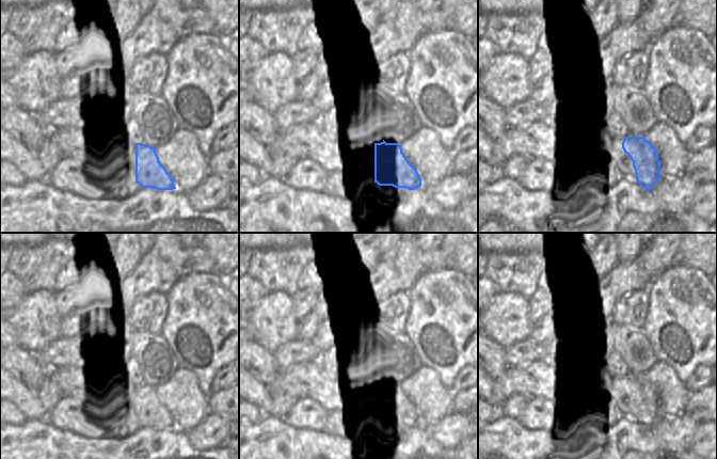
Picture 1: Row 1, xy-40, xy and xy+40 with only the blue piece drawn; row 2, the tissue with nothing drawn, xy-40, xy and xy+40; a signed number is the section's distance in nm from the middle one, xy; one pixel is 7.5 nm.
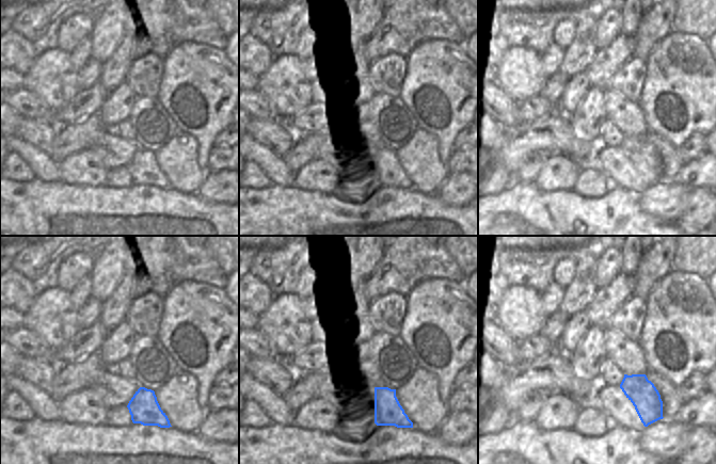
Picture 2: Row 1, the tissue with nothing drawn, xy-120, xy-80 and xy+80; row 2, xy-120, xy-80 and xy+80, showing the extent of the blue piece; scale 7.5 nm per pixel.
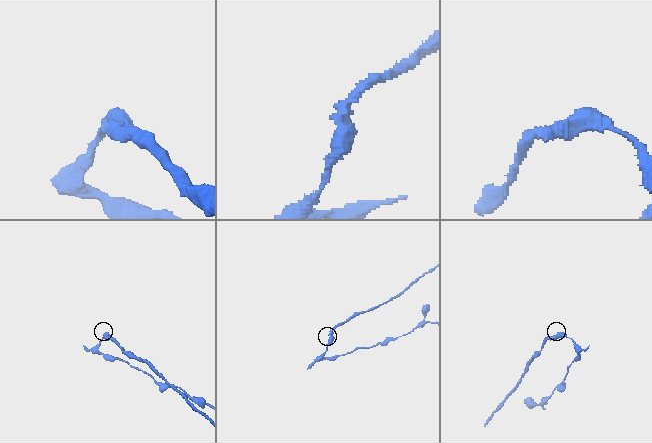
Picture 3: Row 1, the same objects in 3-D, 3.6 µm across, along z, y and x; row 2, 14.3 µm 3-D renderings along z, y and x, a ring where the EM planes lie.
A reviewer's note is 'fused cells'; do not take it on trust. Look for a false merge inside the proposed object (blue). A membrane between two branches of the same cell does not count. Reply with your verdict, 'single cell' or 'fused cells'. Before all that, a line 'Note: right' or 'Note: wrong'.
Note: right
fused cells

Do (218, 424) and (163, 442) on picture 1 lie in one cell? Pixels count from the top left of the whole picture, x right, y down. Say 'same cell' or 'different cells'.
different cells

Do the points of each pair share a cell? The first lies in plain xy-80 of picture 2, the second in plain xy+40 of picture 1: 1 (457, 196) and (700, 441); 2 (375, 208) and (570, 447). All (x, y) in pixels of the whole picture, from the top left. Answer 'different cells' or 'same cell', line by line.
1: different cells
2: same cell

